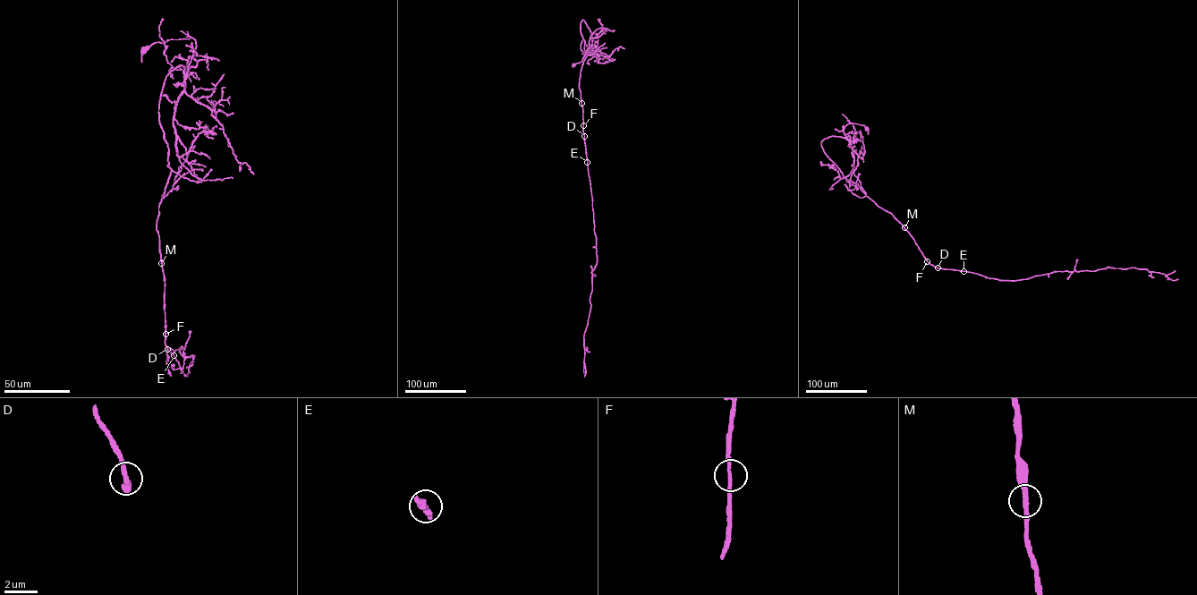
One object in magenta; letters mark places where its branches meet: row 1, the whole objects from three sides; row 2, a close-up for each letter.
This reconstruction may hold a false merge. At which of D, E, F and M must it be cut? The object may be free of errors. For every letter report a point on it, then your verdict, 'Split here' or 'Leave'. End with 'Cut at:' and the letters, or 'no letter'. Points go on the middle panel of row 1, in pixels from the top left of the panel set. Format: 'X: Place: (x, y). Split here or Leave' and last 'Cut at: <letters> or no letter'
D: Place: (584, 136). Leave
E: Place: (587, 162). Leave
F: Place: (583, 125). Leave
M: Place: (581, 103). Leave
Cut at: no letter

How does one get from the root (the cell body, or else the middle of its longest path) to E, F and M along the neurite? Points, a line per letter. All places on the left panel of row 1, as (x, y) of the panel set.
E: (144, 49), (196, 46), (186, 76), (179, 65), (165, 78), (158, 108), (171, 173), (156, 229), (174, 355)
F: (144, 49), (196, 46), (186, 76), (179, 65), (165, 78), (158, 108), (171, 169), (156, 228), (165, 334)
M: (144, 49), (196, 46), (186, 76), (179, 65), (165, 78), (159, 103), (171, 169), (157, 225), (162, 262)

